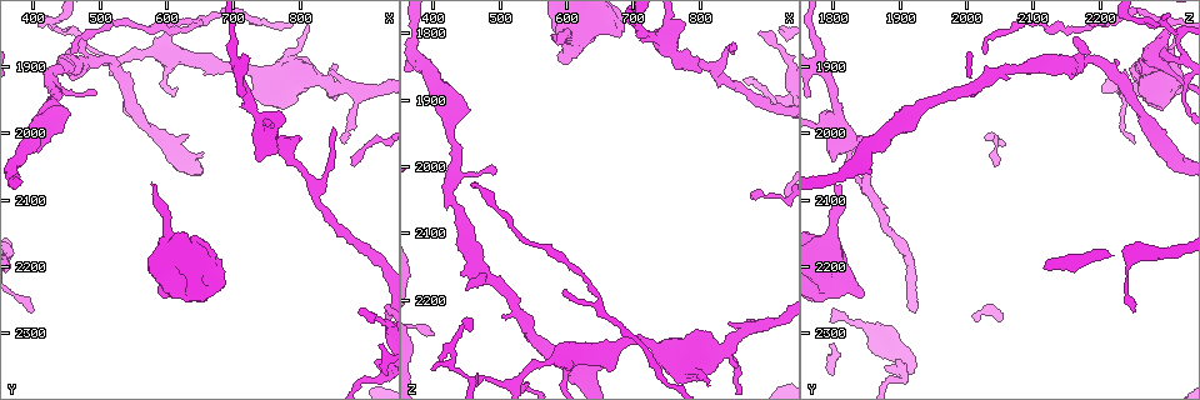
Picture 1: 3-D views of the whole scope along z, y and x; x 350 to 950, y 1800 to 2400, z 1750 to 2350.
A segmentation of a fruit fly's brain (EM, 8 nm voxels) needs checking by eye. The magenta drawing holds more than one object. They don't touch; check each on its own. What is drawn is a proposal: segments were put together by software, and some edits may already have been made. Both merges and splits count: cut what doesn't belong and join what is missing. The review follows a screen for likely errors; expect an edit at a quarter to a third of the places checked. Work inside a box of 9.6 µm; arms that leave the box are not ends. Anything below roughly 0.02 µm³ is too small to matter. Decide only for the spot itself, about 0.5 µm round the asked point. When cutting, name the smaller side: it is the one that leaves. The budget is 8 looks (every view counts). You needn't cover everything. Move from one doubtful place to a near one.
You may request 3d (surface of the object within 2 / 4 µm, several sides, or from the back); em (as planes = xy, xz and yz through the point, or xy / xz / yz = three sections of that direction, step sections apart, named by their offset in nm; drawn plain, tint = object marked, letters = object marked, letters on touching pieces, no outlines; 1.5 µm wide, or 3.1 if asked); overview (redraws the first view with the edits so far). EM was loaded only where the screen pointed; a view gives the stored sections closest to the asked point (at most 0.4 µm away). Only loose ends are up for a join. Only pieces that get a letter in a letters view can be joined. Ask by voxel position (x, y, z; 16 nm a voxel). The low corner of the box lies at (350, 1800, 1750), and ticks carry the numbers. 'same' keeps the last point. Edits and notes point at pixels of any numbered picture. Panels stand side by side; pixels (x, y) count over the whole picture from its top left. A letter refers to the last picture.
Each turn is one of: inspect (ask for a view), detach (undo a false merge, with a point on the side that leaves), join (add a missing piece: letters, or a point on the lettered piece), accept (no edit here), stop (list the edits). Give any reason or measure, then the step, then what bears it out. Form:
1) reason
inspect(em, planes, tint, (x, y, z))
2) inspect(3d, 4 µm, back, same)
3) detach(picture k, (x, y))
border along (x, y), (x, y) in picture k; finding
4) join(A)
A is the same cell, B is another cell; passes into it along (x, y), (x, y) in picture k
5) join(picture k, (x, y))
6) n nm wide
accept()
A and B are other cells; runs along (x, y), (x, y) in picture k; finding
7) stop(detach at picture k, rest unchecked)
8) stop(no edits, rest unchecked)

branch stops here
inspect(em, planes, letters, (460, 1880, 2020))

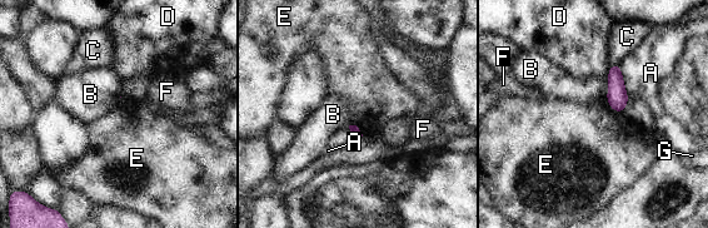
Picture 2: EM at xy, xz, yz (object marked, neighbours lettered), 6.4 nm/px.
accept()
A, B, C, D, E, F and G are other cells; none of them fits

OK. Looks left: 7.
an open end
inspect(3d, 4 µm, (585, 2075, 1810))

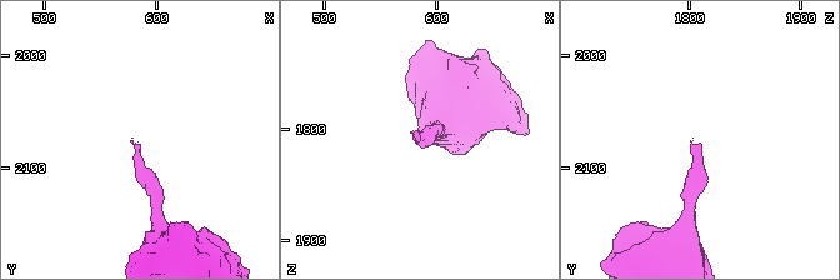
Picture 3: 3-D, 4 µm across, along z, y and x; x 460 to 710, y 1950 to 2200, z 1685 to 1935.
now the EM
inspect(em, planes, letters, (586, 2076, 1808))

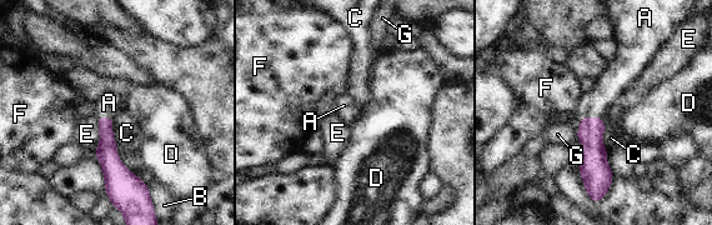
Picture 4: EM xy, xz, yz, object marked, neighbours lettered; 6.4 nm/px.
join(A)
A is the same cell, B, C, D, E, F and G are other cells; passes into it along (591, 129), (591, 118), (596, 103) in picture 4; the cell continues

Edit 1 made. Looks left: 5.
inspect(3d, 4 µm, (895, 2265, 1795))

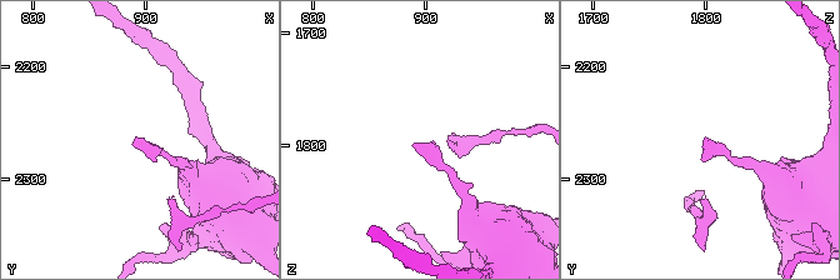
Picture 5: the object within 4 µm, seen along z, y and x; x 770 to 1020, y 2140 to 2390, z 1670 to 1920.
shape alone is not enough
inspect(em, planes, letters, (890, 2266, 1798))

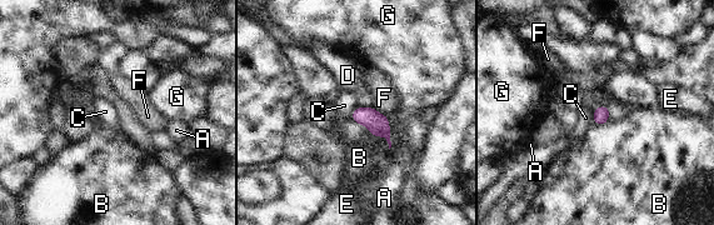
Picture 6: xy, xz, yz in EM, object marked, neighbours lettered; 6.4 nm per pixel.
accept()
A, B, C, D, E, F and G are other cells; border along (605, 104), (594, 110), (593, 121) in picture 6; no lettered piece goes on from it

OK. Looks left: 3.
stop(join at picture 4, rest unchecked)

